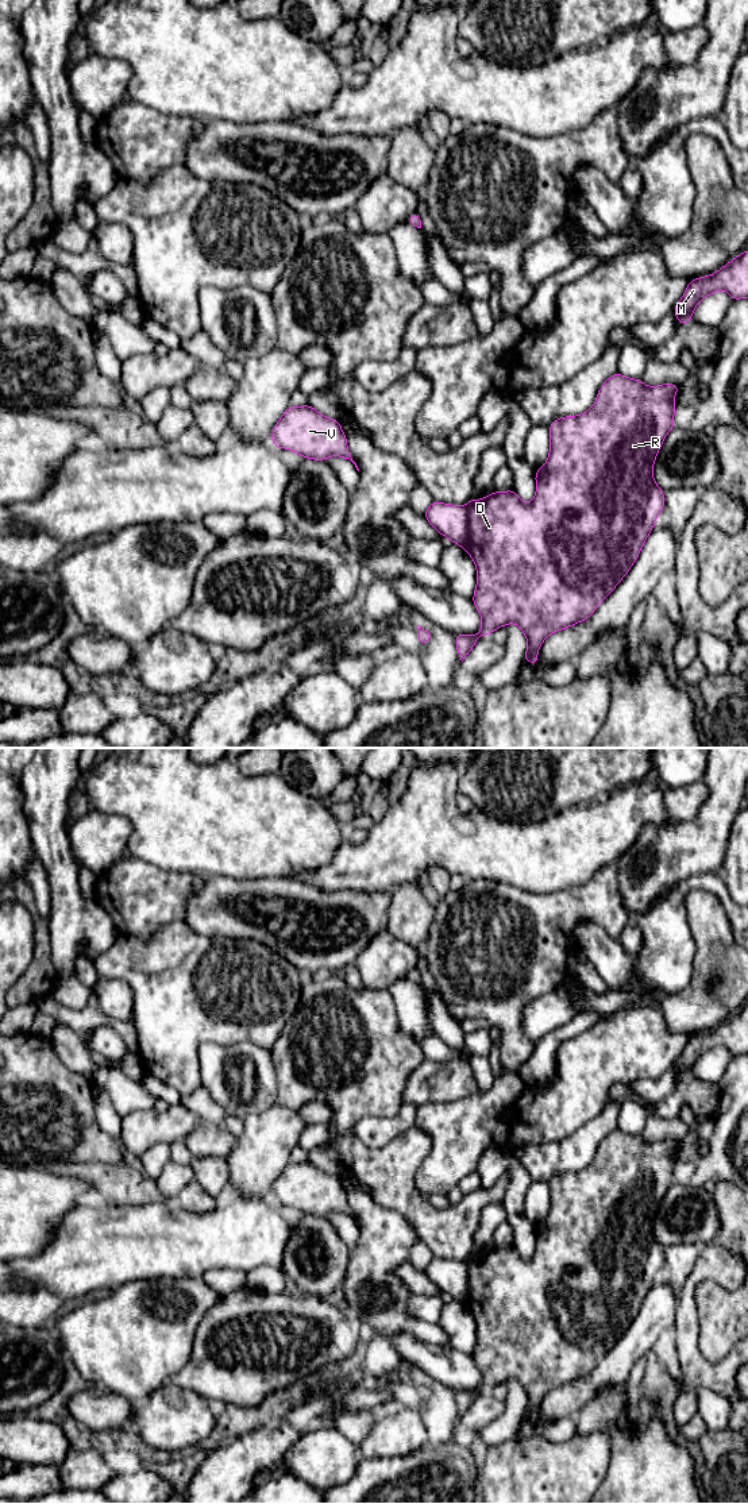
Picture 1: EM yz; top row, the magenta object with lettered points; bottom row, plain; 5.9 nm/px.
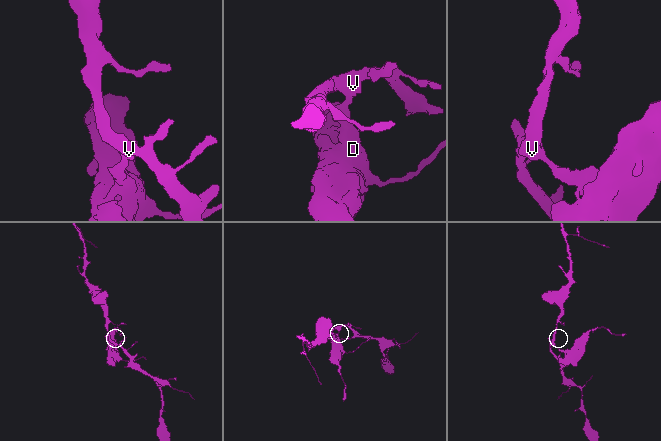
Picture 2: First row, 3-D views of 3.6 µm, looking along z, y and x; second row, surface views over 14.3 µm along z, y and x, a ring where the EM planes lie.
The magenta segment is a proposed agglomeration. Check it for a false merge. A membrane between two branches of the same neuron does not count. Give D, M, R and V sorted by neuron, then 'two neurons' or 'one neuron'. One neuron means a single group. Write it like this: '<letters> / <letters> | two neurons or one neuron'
D M R / V | two neurons

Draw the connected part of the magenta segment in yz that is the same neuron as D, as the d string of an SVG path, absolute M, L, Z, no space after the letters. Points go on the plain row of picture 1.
M617 1127L599 1144L589 1166L556 1175L548 1183L550 1211L544 1222L535 1227L536 1250L532 1258L523 1258L513 1245L493 1247L483 1256L469 1256L469 1291L463 1304L477 1323L471 1355L482 1373L482 1382L477 1391L455 1391L462 1418L481 1392L513 1378L528 1397L524 1418L537 1422L543 1397L554 1388L589 1374L628 1330L666 1261L664 1247L656 1241L652 1225L666 1191L675 1184L674 1153L678 1146L676 1139L645 1142L641 1134L632 1135Z

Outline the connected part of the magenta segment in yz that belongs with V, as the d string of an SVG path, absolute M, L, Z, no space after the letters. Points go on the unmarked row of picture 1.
M309 1160L289 1162L284 1168L273 1184L271 1200L315 1216L342 1212L350 1215L359 1227L347 1204L340 1177L323 1172Z

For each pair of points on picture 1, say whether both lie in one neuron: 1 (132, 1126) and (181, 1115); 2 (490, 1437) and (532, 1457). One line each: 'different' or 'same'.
1: same
2: different

